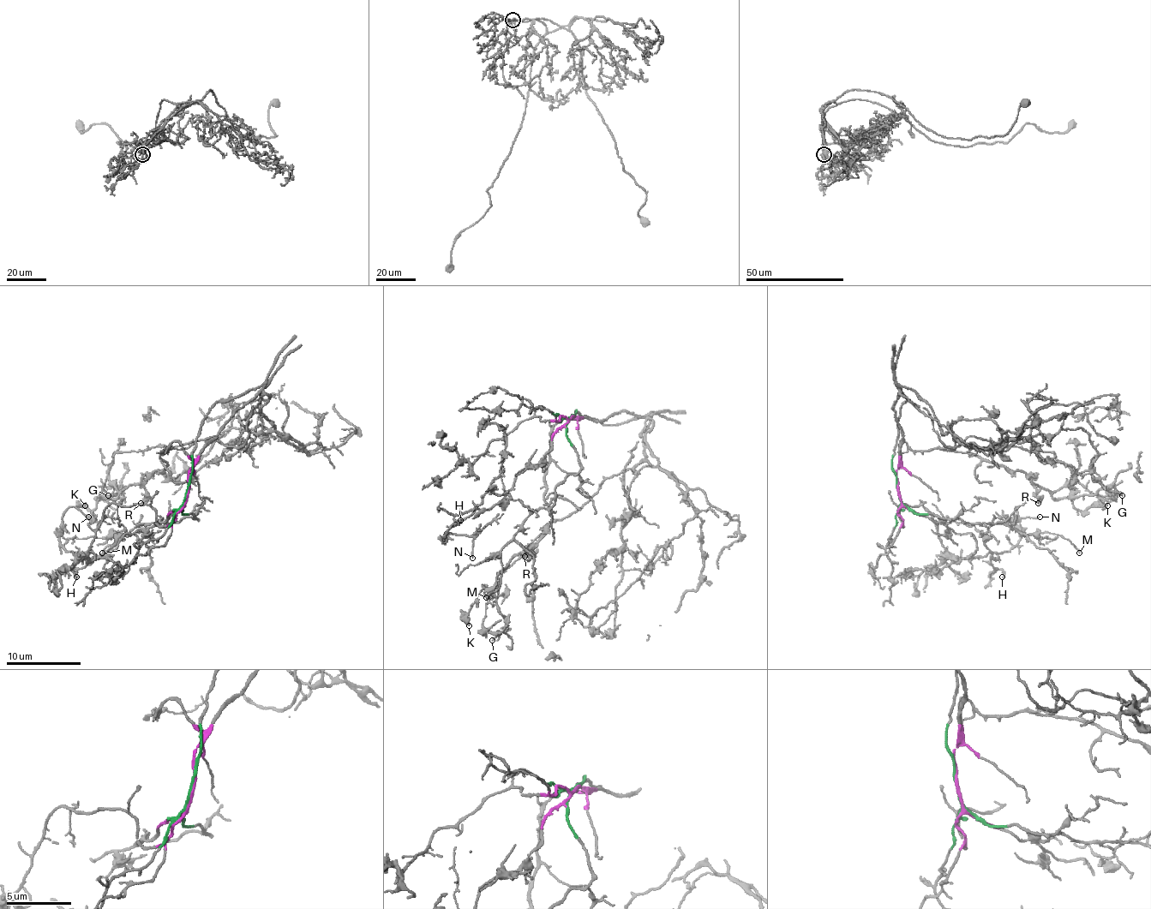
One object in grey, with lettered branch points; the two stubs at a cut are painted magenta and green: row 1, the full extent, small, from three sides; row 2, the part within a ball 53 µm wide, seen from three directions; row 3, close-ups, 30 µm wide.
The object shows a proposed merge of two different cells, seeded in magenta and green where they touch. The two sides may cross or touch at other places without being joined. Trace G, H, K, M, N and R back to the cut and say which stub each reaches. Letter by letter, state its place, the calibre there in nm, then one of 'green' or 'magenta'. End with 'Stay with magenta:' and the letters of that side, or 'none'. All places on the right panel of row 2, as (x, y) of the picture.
G: (1122, 495) | 110 nm | magenta
H: (1002, 577) | 100 nm | green
K: (1107, 505) | 420 nm | magenta
M: (1079, 553) | 120 nm | green
N: (1040, 517) | 130 nm | magenta
R: (1038, 503) | 200 nm | magenta
Stay with magenta: G, K, N, R

